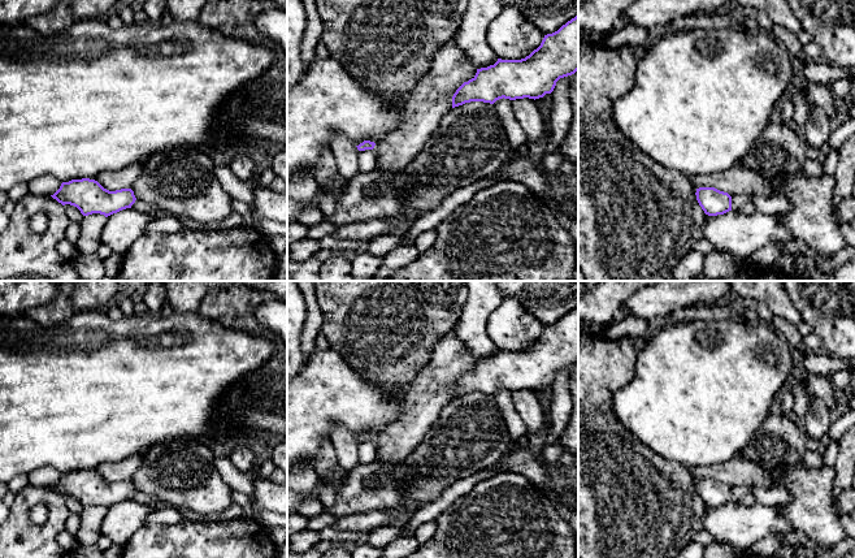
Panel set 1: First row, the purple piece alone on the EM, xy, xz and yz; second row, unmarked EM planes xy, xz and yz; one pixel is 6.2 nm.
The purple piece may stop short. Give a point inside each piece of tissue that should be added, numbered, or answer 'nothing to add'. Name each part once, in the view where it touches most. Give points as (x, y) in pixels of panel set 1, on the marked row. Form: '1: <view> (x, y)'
nothing to add

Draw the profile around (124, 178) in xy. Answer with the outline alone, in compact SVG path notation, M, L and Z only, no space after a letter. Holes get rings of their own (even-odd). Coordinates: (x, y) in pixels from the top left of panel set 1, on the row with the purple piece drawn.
M133 163L120 170L104 172L99 174L95 181L97 181L104 189L116 191L121 189L130 189L142 173L142 163Z

